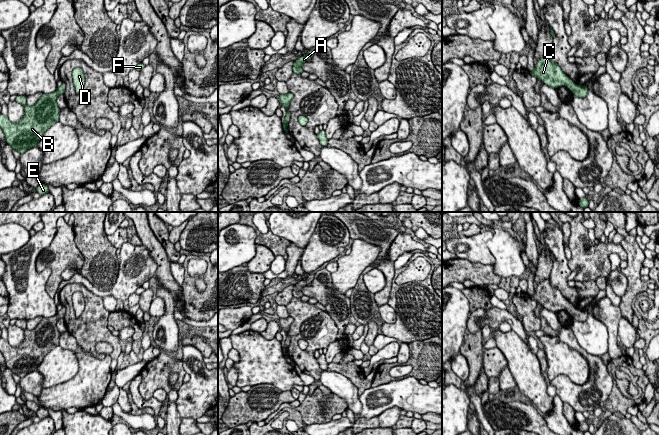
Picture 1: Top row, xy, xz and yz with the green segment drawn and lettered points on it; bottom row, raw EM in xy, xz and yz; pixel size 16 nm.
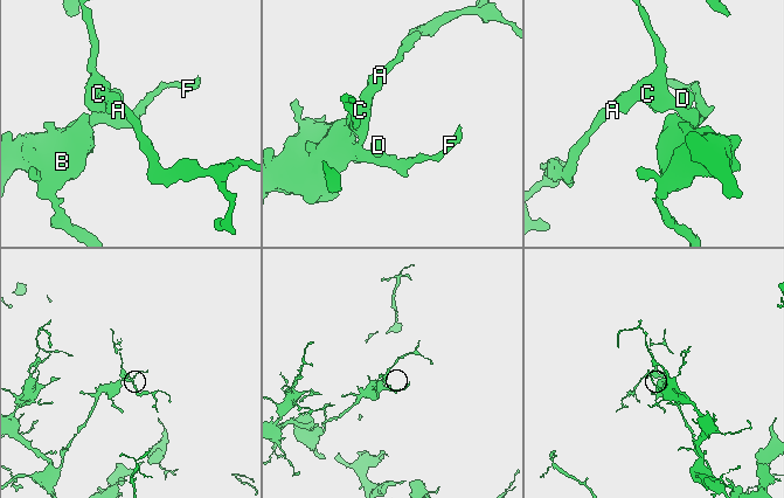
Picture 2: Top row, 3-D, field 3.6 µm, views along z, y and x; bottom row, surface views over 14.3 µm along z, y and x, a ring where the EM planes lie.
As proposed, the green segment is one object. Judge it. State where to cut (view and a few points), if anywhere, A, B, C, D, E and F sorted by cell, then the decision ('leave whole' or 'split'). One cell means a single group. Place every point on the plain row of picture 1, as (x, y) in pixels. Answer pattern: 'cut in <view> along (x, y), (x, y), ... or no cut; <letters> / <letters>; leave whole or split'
no cut; A B C D E F; leave whole

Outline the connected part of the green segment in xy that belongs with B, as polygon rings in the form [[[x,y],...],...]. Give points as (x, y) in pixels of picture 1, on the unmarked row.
[[[62,306],[55,316],[43,318],[32,330],[26,328],[25,320],[16,321],[16,325],[25,332],[23,342],[13,347],[7,340],[0,339],[0,352],[12,373],[22,378],[32,371],[37,371],[43,358],[59,345],[60,333],[56,324],[64,316],[65,306]]]

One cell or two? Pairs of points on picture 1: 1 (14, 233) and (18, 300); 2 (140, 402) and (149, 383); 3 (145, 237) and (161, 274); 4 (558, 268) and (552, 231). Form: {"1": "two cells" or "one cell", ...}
{"1": "two cells", "2": "two cells", "3": "one cell", "4": "one cell"}

